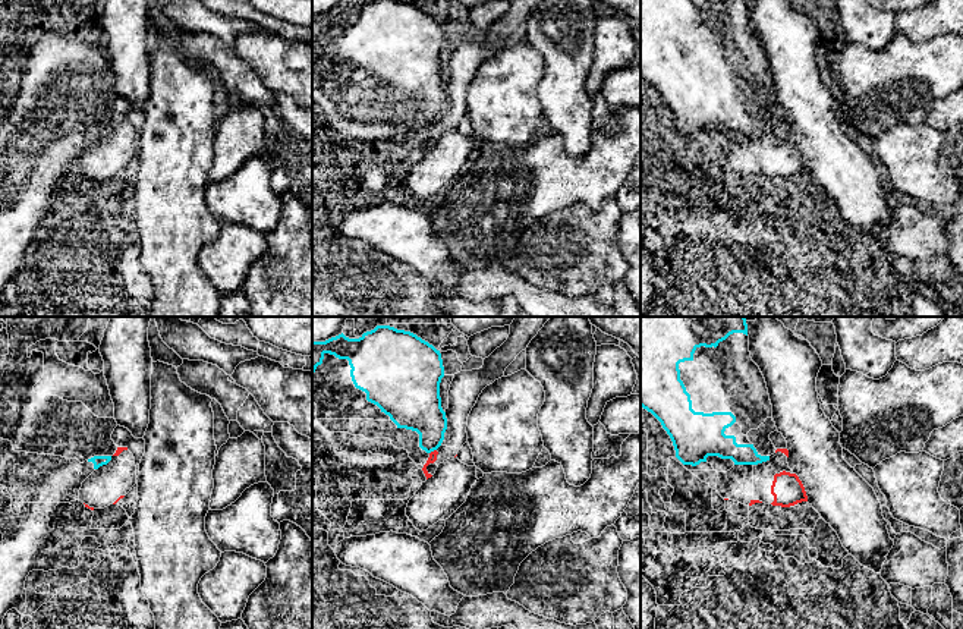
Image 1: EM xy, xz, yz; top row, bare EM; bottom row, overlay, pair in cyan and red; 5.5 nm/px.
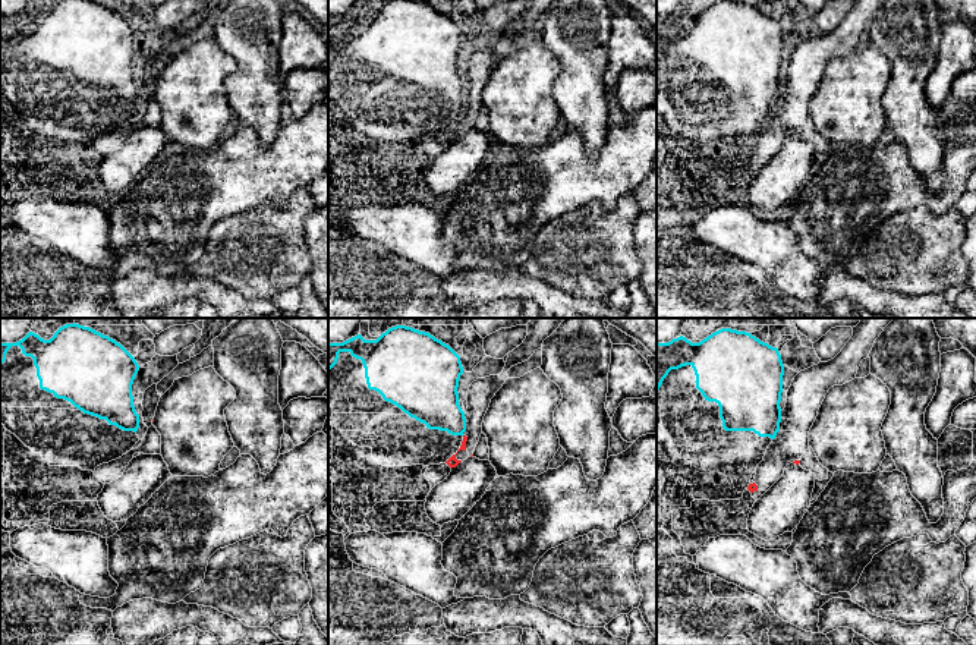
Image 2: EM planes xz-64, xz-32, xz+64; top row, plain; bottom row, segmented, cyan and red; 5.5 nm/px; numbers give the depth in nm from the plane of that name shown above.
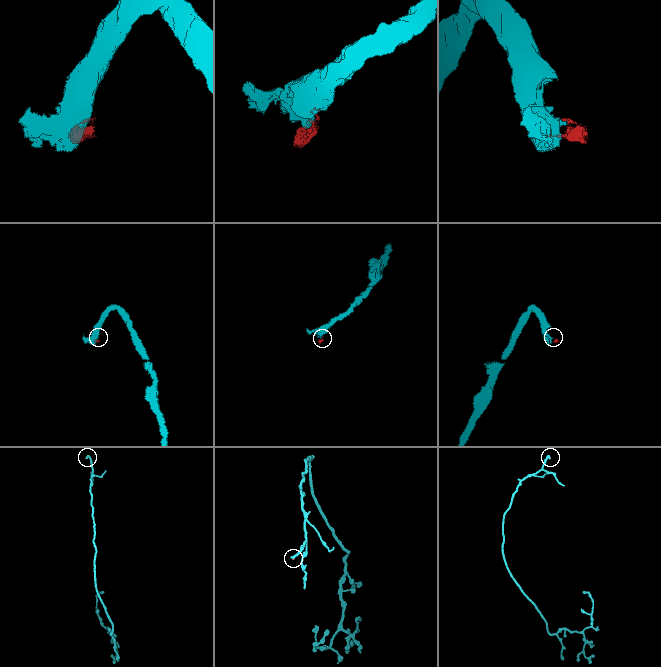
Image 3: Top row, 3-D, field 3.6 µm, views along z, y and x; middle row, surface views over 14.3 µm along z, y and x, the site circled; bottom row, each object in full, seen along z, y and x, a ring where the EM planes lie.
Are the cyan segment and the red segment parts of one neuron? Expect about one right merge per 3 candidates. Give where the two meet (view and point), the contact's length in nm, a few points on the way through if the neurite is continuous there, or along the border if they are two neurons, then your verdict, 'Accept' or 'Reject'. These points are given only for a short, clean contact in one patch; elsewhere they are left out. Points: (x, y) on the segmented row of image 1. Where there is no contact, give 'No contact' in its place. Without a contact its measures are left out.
Touches cyan at xz (433, 450). Shared border 50 nm. Boundary: xz (436, 449), (430, 453). Reject

